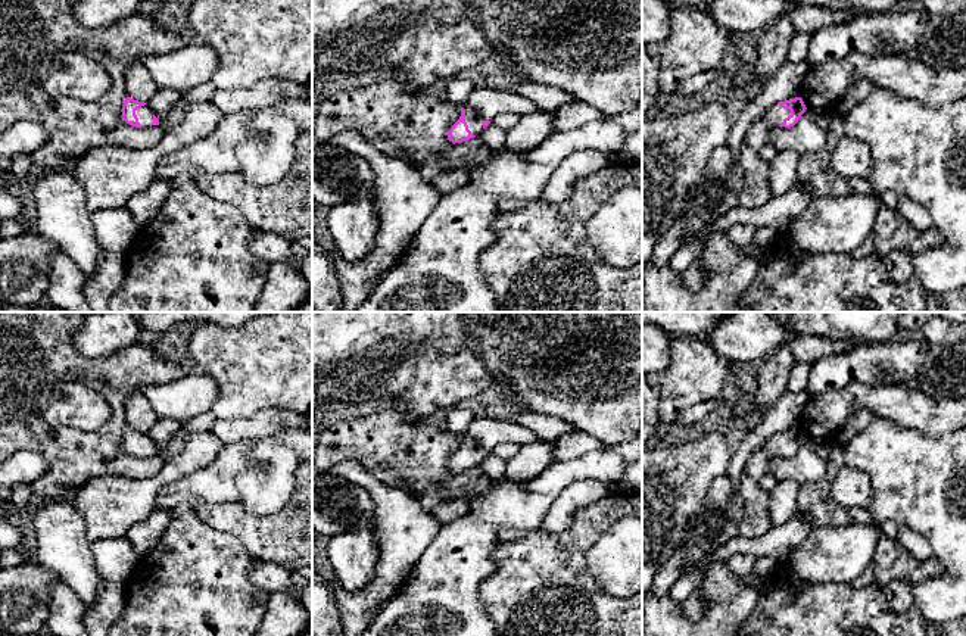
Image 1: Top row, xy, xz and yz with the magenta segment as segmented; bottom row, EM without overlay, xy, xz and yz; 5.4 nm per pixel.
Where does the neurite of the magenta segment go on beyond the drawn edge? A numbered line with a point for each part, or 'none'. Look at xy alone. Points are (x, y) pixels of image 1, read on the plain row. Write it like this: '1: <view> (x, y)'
1: xy (145, 445)

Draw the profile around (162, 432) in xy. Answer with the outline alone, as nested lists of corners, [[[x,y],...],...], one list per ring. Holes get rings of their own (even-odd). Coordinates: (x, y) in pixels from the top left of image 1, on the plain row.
[[[171,418],[158,420],[152,428],[146,433],[159,452],[165,450],[171,443],[172,437],[183,427],[181,423]]]

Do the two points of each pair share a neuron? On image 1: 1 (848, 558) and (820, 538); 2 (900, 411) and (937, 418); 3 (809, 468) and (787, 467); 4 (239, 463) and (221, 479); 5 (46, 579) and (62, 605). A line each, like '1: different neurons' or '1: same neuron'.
1: same neuron
2: same neuron
3: same neuron
4: same neuron
5: different neurons

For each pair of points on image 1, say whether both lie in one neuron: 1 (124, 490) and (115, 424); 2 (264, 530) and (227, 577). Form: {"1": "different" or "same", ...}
{"1": "different", "2": "different"}

